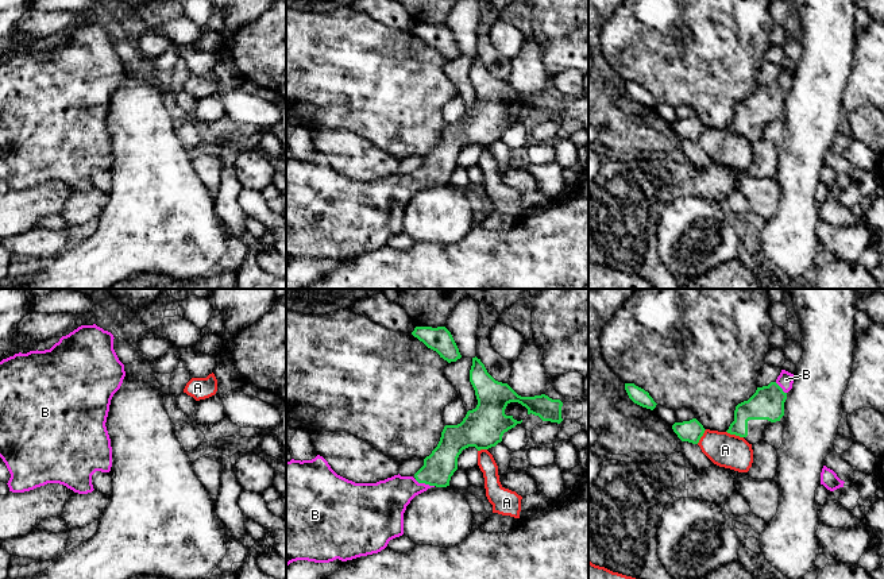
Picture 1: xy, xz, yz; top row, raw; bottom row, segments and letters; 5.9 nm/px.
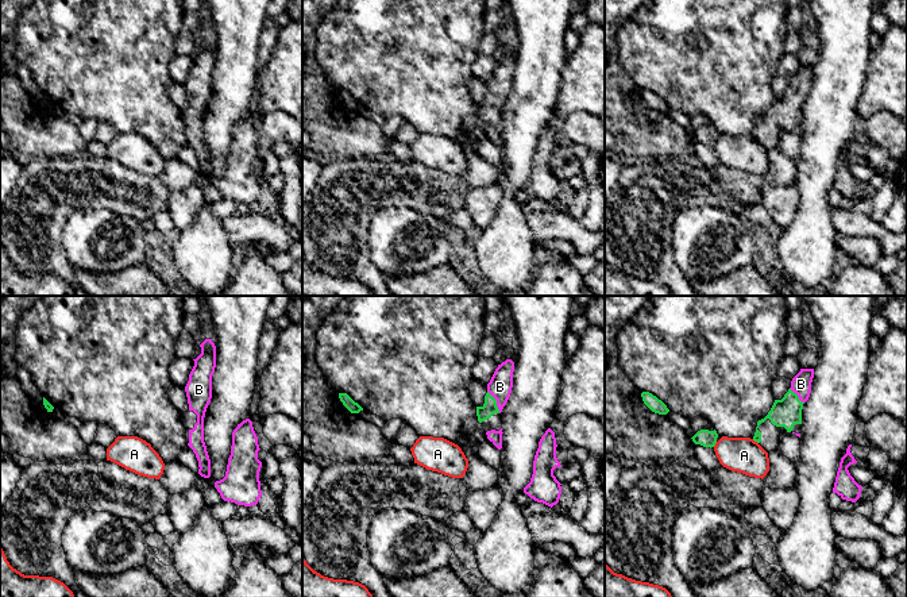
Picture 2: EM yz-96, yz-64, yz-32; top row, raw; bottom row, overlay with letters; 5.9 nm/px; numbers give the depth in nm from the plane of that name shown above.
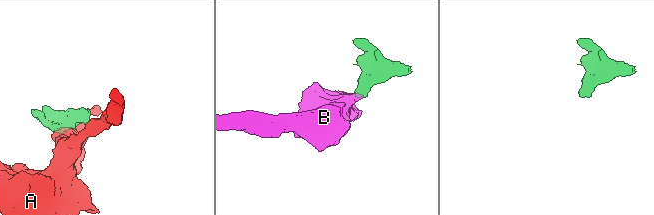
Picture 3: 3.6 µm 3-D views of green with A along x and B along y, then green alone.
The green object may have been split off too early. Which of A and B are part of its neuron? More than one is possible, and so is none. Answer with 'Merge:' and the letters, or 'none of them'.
Merge: B

